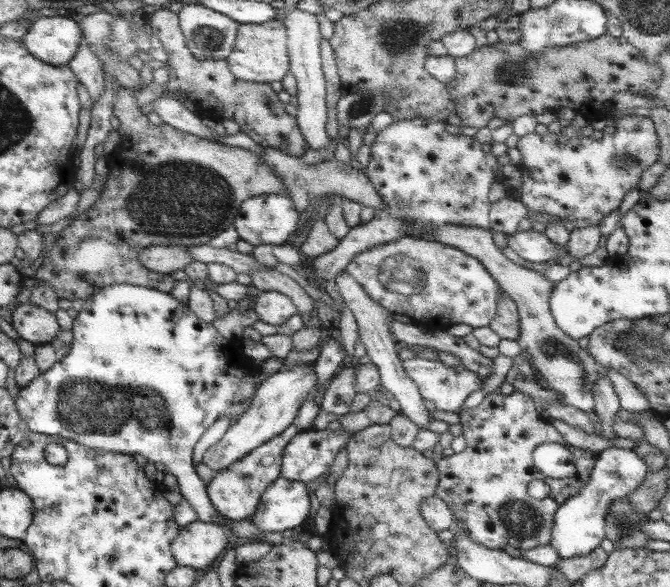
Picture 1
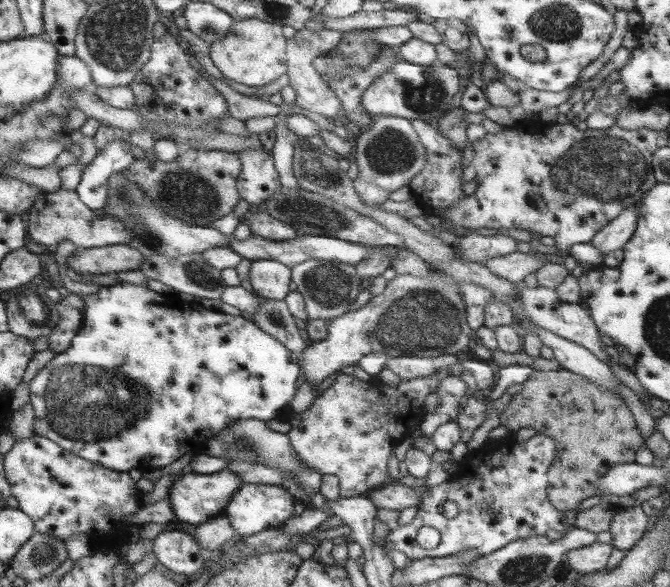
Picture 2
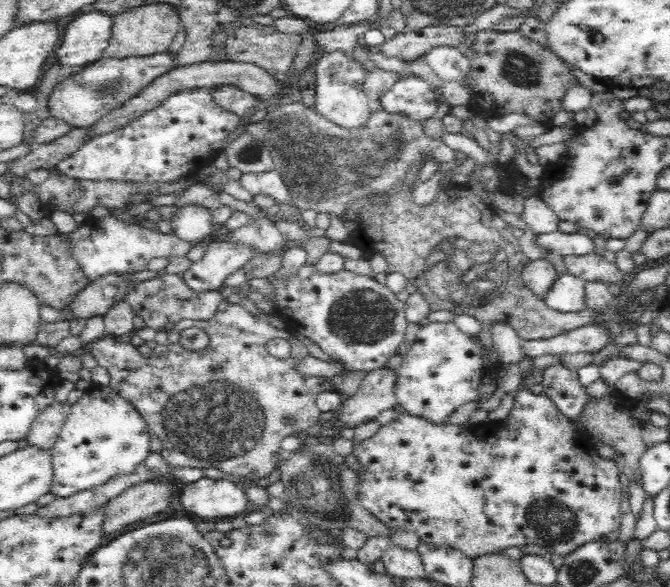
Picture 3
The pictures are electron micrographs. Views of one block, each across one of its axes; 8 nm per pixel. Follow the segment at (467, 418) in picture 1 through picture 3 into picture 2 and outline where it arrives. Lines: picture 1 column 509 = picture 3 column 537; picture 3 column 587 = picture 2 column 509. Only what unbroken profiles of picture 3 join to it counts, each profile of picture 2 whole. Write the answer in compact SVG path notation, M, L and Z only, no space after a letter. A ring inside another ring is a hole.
M536 434L525 443L515 443L514 435L507 435L504 439L489 440L482 447L469 451L461 465L461 472L456 478L447 480L438 486L420 491L421 500L417 507L417 514L412 522L406 525L392 527L384 540L384 550L394 549L403 552L409 559L423 559L426 557L444 557L460 554L460 552L474 552L479 557L487 555L508 542L532 536L545 536L548 530L558 530L566 533L571 527L564 512L554 507L549 499L549 468L557 456L557 444L549 436ZM444 502L454 502L458 506L458 515L454 518L444 517L438 508ZM422 526L432 526L440 532L440 542L436 548L426 549L416 542L416 535Z

